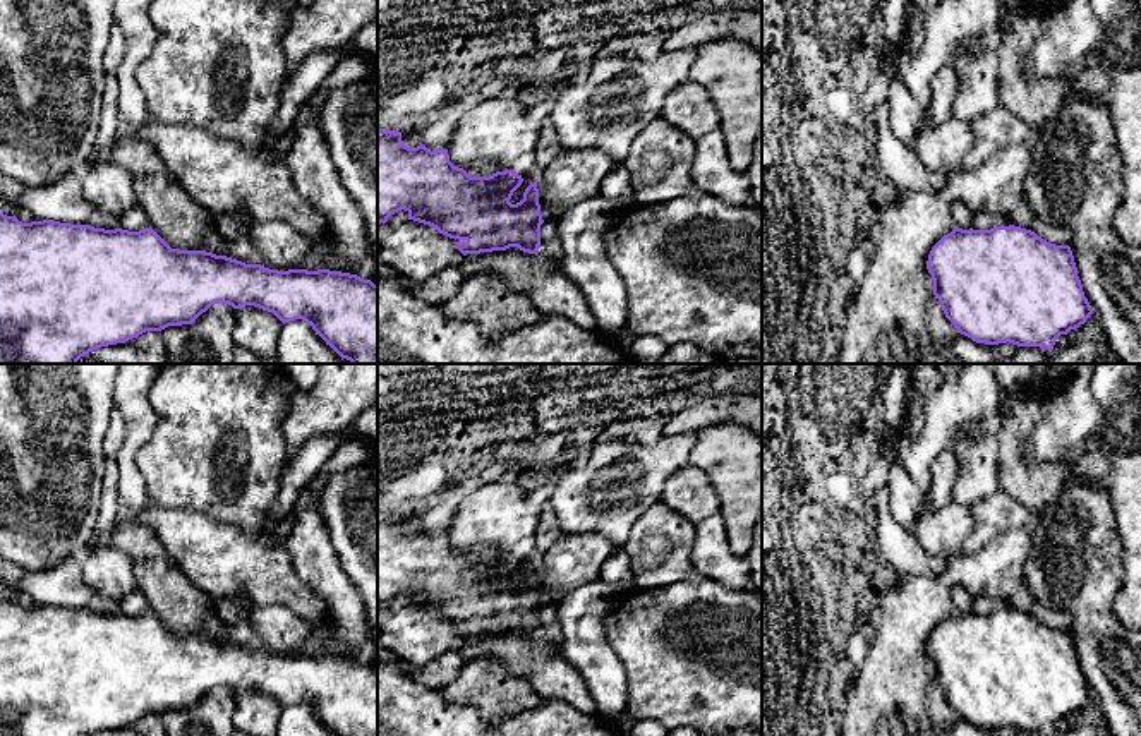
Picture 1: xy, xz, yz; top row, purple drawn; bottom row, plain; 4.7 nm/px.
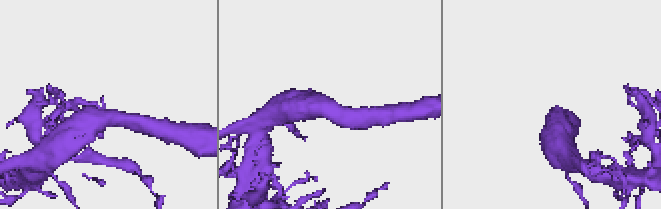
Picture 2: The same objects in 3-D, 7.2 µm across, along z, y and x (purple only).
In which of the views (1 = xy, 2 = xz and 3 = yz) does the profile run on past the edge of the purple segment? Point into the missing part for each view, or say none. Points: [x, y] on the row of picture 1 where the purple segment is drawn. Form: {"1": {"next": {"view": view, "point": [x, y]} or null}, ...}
{"1": {"next": null}, "2": {"next": null}, "3": {"next": null}}

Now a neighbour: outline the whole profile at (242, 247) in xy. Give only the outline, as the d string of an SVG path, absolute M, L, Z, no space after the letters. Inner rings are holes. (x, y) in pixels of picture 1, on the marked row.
M218 216L213 218L211 232L204 242L204 250L216 256L226 256L245 264L261 264L261 257L249 237L249 232L237 235L233 240L226 240L218 232Z

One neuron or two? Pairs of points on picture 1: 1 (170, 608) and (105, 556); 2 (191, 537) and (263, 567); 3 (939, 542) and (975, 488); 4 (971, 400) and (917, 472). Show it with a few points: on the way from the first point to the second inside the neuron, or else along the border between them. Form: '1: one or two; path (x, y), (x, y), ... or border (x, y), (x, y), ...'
1: two; border (110, 546), (131, 558), (138, 587)
2: one; path (208, 551), (222, 560), (246, 561)
3: two; border (951, 500), (970, 508)
4: one; path (954, 417), (920, 455)

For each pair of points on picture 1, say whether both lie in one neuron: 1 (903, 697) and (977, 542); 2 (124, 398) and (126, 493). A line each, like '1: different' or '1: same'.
1: different
2: same

